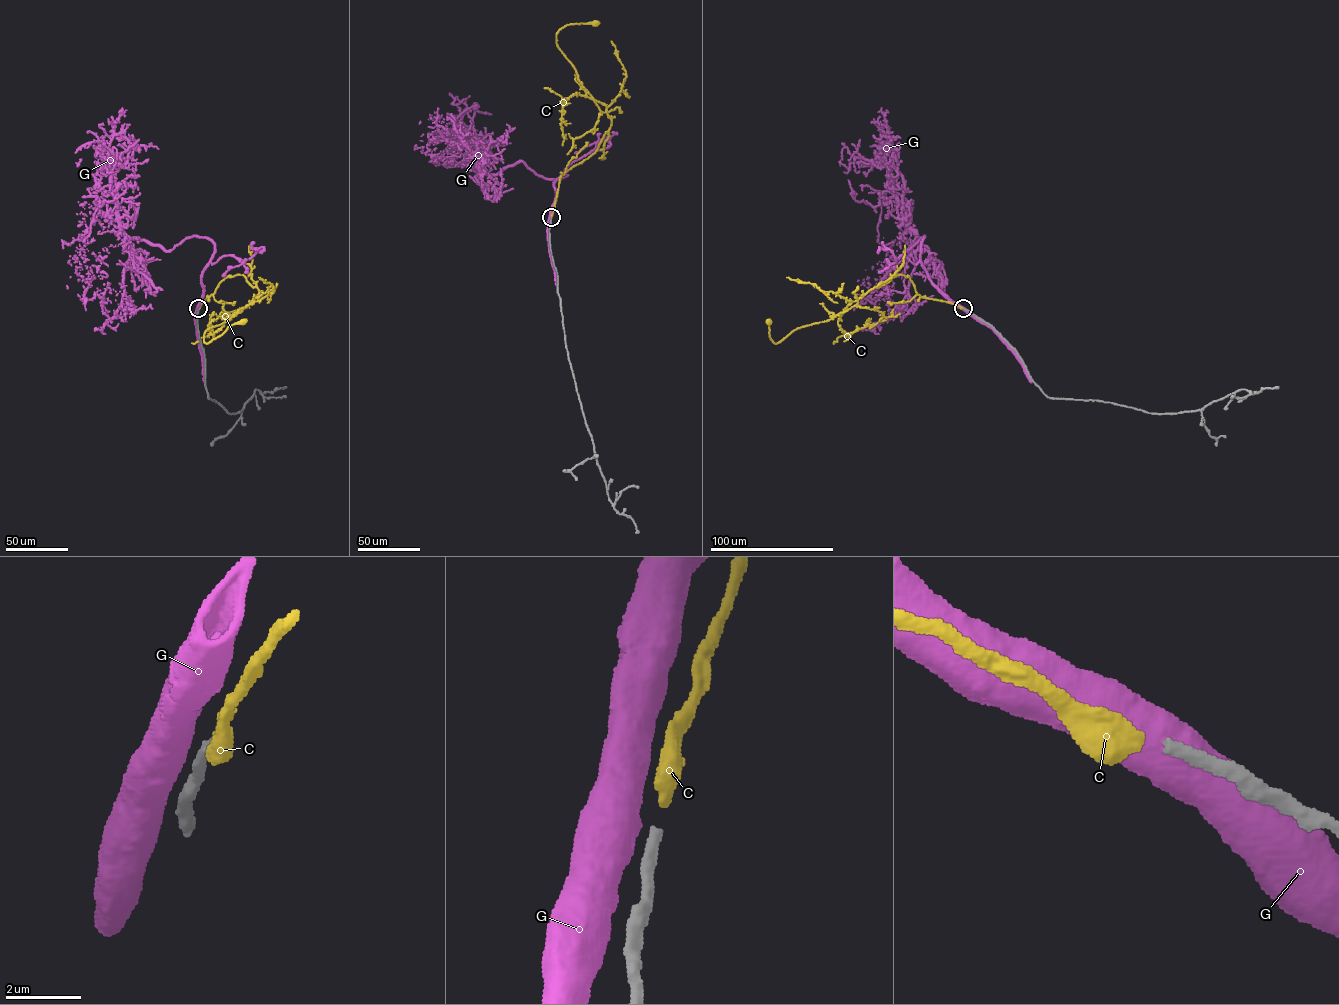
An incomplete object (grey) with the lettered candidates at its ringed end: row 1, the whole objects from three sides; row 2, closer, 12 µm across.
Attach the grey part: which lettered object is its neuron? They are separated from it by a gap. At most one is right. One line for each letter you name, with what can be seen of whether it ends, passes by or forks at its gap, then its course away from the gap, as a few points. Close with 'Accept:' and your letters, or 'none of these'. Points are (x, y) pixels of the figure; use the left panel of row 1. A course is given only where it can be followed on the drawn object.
C: it ends | via (199, 308), (222, 280), (243, 275), (258, 294), (240, 312), (207, 329), (204, 341), (207, 343), (243, 321)
Accept: C

